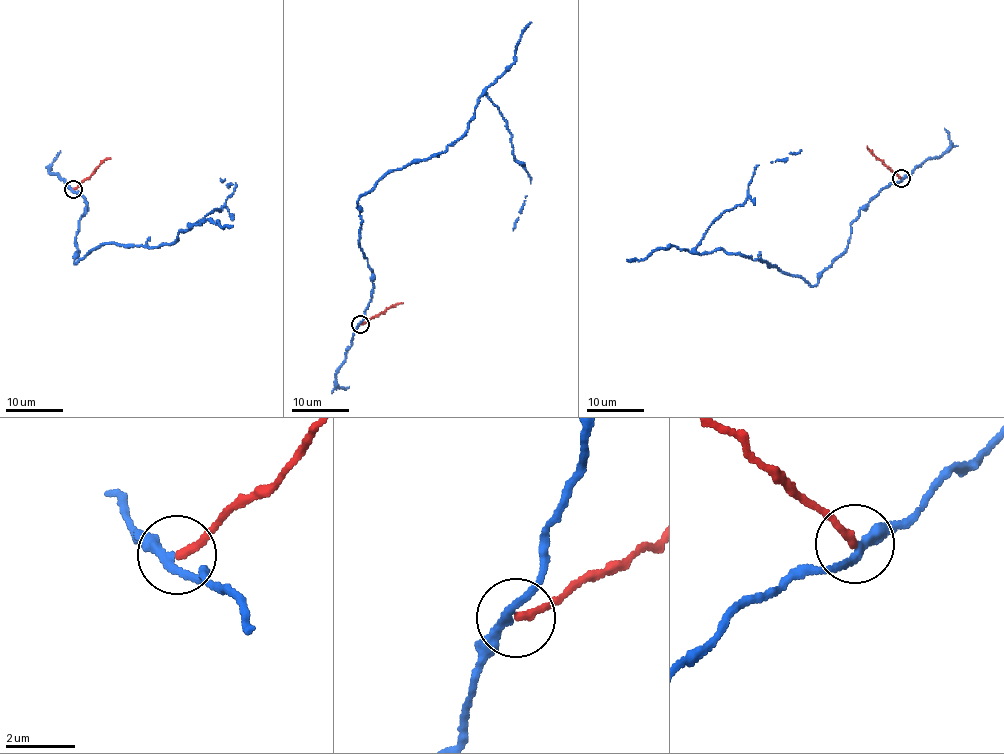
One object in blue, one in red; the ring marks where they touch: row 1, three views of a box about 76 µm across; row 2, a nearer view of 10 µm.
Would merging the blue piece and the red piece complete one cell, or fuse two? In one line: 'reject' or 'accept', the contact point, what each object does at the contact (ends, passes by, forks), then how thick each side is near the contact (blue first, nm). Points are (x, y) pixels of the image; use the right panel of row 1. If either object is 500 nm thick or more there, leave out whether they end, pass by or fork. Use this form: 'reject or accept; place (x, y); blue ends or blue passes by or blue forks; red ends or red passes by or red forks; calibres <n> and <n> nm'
reject; place (901, 178); blue passes by; red ends; calibres 220 and 200 nm

